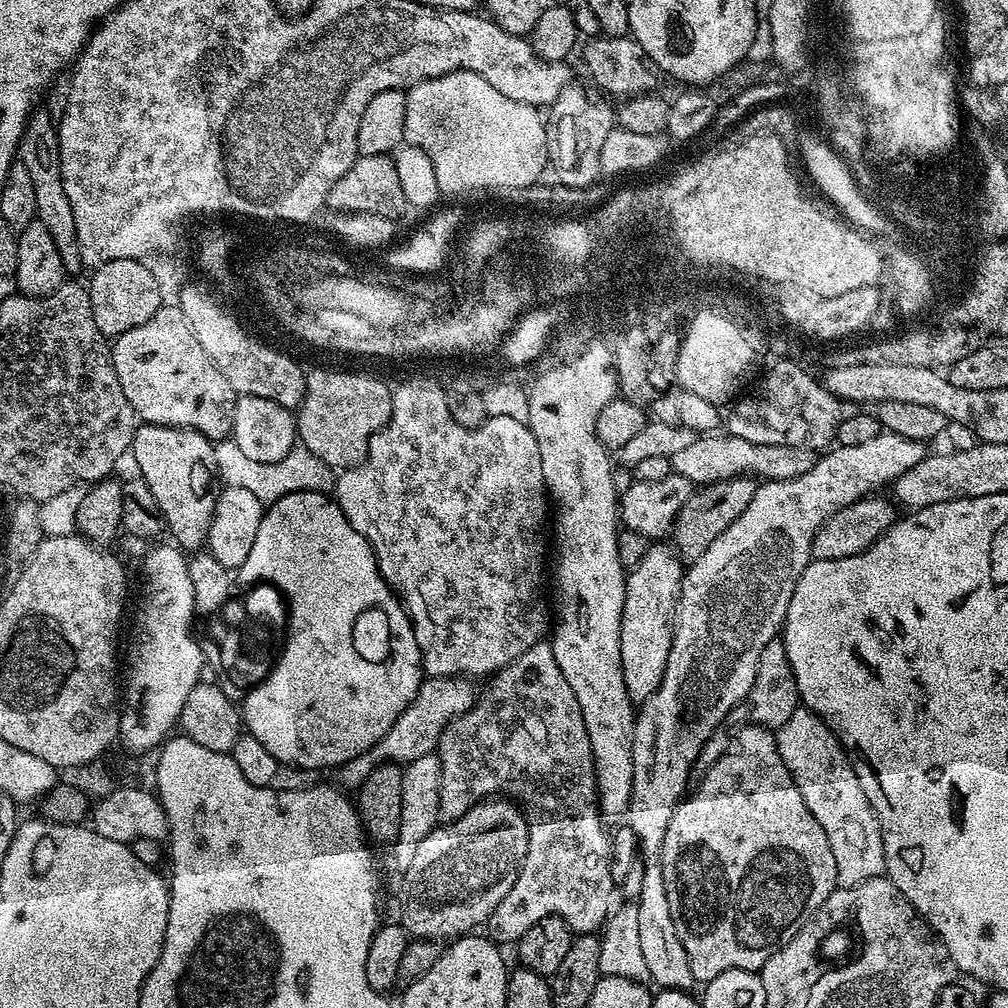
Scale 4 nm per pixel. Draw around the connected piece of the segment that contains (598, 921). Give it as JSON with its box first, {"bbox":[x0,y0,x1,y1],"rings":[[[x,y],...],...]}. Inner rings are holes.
{"bbox":[438,642,616,944],"rings":[[[541,642],[530,646],[517,660],[500,669],[491,677],[492,685],[488,688],[488,693],[481,695],[476,704],[466,714],[462,714],[456,720],[448,725],[448,729],[440,735],[438,745],[438,755],[440,765],[442,766],[442,786],[440,787],[440,820],[451,822],[462,818],[471,810],[475,804],[479,804],[489,798],[503,796],[515,801],[521,805],[526,804],[528,825],[528,846],[526,858],[520,867],[519,876],[515,879],[514,886],[509,894],[506,894],[502,902],[498,904],[486,921],[486,932],[489,939],[498,944],[502,942],[515,943],[520,939],[526,930],[530,930],[535,922],[542,918],[550,916],[560,916],[566,922],[569,929],[577,935],[591,935],[597,933],[607,921],[612,905],[612,891],[615,891],[616,885],[613,882],[613,876],[610,874],[610,862],[612,861],[611,837],[606,832],[605,821],[596,824],[597,816],[601,815],[599,807],[599,792],[596,790],[596,767],[594,758],[590,750],[590,738],[586,734],[586,722],[582,718],[582,710],[578,706],[578,698],[574,690],[570,690],[570,682],[562,678],[562,670],[558,670],[558,662],[554,662],[554,650],[551,643]]]}

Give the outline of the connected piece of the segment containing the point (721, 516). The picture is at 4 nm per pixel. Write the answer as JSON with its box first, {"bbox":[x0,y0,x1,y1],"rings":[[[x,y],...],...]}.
{"bbox":[670,478,757,565],"rings":[[[737,478],[734,480],[719,480],[717,484],[709,484],[701,487],[693,495],[692,499],[682,506],[682,510],[676,515],[676,523],[673,524],[670,540],[673,540],[674,551],[685,565],[694,563],[702,554],[706,554],[708,547],[713,544],[714,538],[750,506],[750,498],[754,498],[757,481],[752,478]]]}

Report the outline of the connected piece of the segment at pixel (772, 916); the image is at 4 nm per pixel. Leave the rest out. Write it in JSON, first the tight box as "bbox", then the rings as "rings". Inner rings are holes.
{"bbox":[660,726,838,982],"rings":[[[747,726],[740,732],[740,737],[736,740],[737,752],[728,752],[725,756],[720,756],[708,768],[708,773],[700,780],[700,785],[687,798],[677,804],[674,814],[670,818],[670,822],[666,826],[666,838],[662,842],[662,850],[660,851],[660,864],[662,866],[662,874],[666,878],[666,898],[670,898],[670,914],[674,914],[674,926],[678,930],[678,938],[682,938],[682,946],[686,946],[686,958],[690,962],[690,970],[692,971],[693,981],[707,982],[718,978],[718,974],[722,974],[726,970],[746,970],[747,972],[756,972],[763,969],[772,955],[776,953],[782,946],[786,946],[786,942],[790,942],[790,938],[794,938],[794,934],[798,934],[798,930],[802,930],[802,926],[807,920],[814,915],[822,906],[822,902],[826,902],[826,898],[830,898],[830,894],[835,892],[838,885],[836,882],[836,867],[834,866],[834,850],[830,850],[830,838],[826,838],[826,830],[822,830],[822,826],[818,826],[818,818],[814,818],[814,814],[810,814],[810,806],[806,806],[806,802],[802,798],[802,794],[798,790],[798,786],[794,782],[794,778],[790,774],[790,770],[786,770],[786,766],[782,762],[782,758],[776,749],[776,737],[769,729],[759,726]]]}

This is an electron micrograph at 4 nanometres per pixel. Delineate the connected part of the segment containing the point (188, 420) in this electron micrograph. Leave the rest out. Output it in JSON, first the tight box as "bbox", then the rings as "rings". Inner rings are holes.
{"bbox":[110,306,238,442],"rings":[[[162,306],[156,311],[154,318],[142,322],[142,326],[134,326],[134,330],[126,330],[121,336],[115,337],[111,341],[110,351],[118,382],[122,382],[122,394],[126,394],[126,402],[130,402],[143,423],[193,428],[213,442],[231,437],[238,394],[230,386],[230,382],[222,378],[218,366],[210,362],[202,346],[198,346],[198,338],[190,334],[190,328],[186,326],[179,307]]]}

